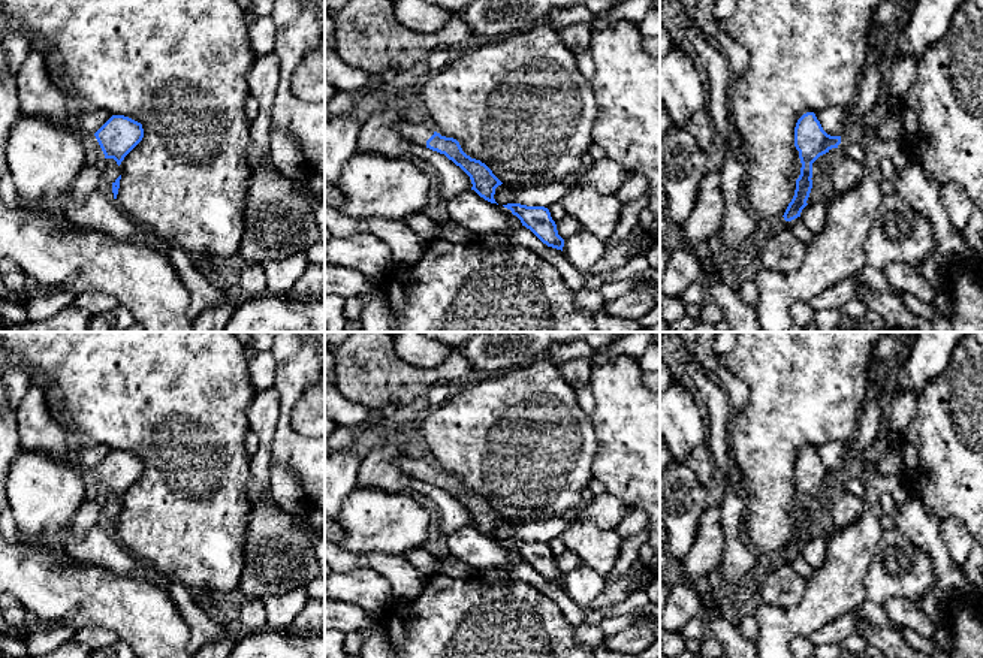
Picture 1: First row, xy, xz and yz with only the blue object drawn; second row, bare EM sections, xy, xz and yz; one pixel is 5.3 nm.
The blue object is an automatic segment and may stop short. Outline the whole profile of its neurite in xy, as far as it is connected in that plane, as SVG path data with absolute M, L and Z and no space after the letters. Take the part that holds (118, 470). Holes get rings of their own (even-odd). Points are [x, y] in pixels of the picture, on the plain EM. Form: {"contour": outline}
{"contour": "M112 450L96 468L94 468L105 494L114 494L120 501L124 492L142 476L142 459L124 452Z"}

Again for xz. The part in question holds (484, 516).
{"contour": "M405 452L396 459L396 464L408 477L444 489L470 511L471 525L485 535L497 538L494 534L495 523L503 517L485 498L467 491L456 474L441 471L428 461L416 459Z"}

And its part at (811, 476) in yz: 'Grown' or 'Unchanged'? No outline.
Unchanged

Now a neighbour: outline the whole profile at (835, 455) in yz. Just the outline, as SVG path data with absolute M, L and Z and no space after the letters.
M845 441L826 443L815 447L823 465L830 471L841 471L841 468L854 459L862 456L862 449L854 444L847 444Z

